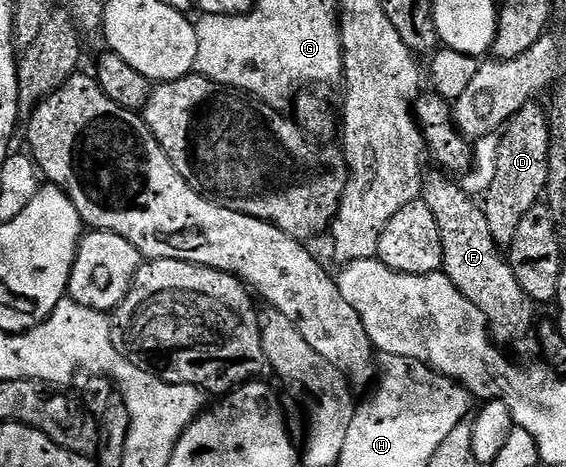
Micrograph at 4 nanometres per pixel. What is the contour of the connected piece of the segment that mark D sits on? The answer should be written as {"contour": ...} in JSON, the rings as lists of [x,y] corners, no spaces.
{"contour":[[[536,102],[525,105],[505,127],[501,135],[502,142],[499,141],[498,144],[496,177],[482,202],[485,219],[488,220],[492,236],[504,248],[509,247],[512,237],[516,236],[516,231],[521,220],[524,220],[525,213],[530,208],[539,205],[545,195],[549,168],[549,128],[547,113],[544,108],[541,109],[538,105],[539,103]]]}

